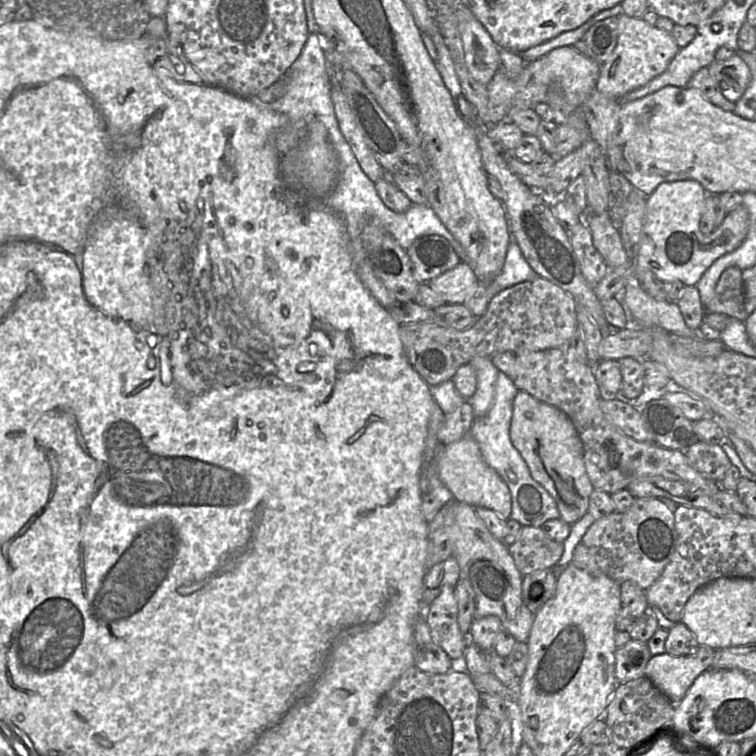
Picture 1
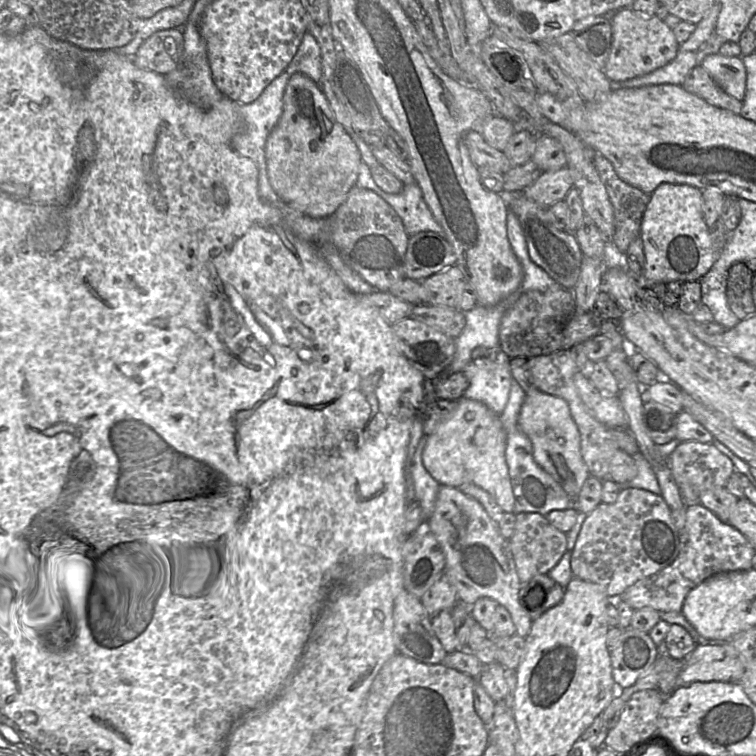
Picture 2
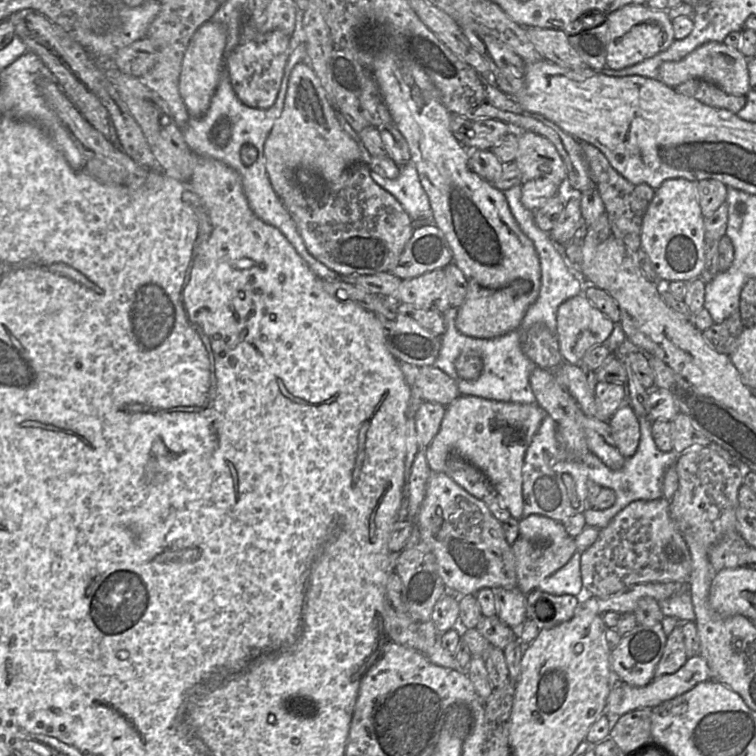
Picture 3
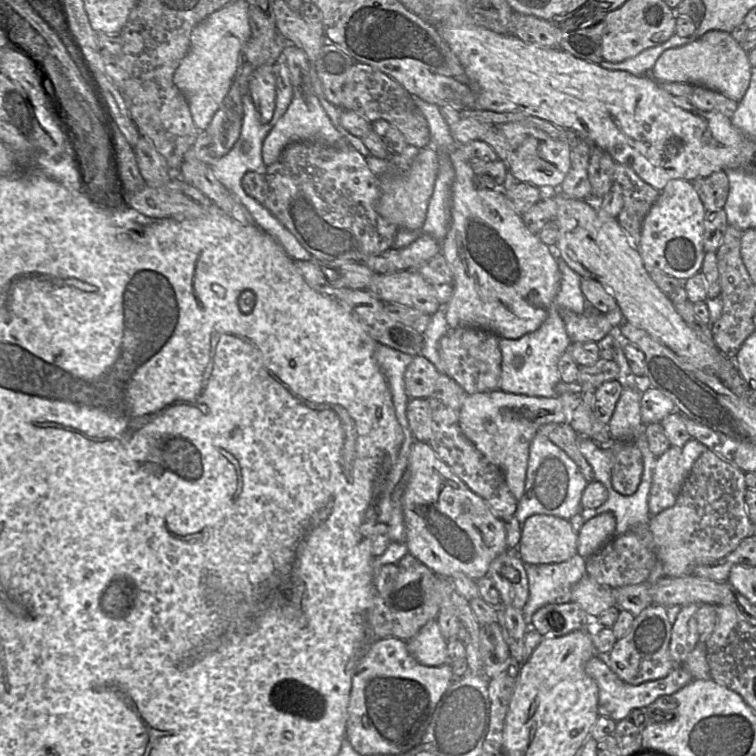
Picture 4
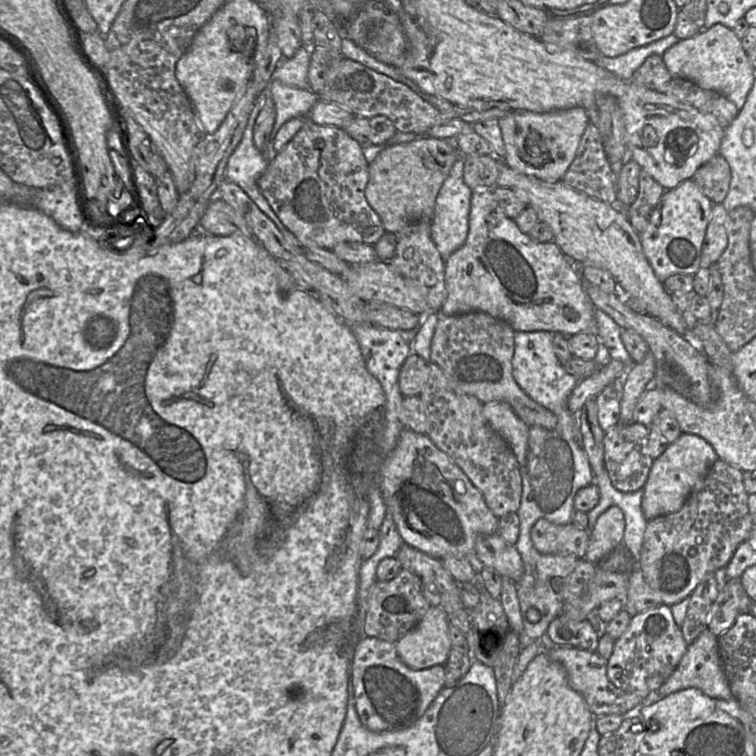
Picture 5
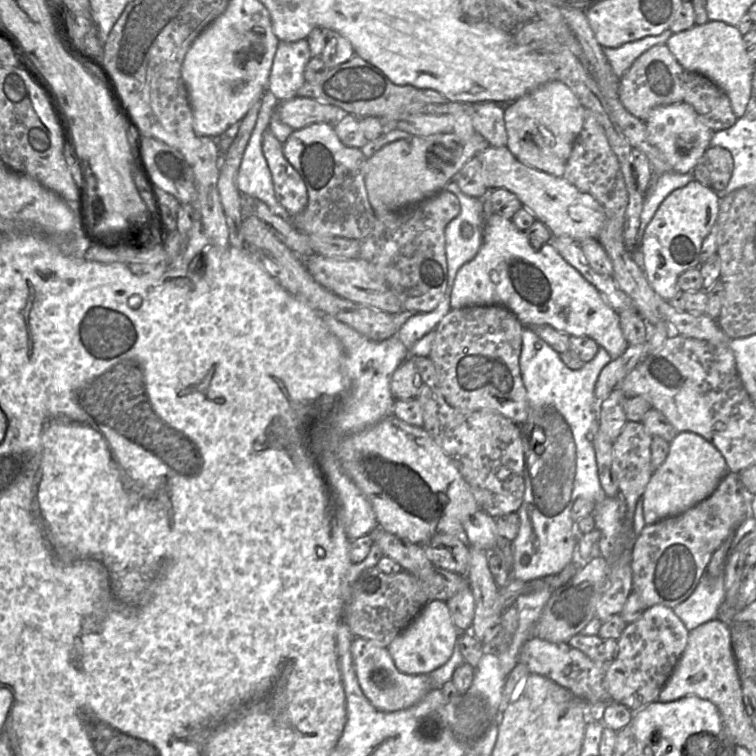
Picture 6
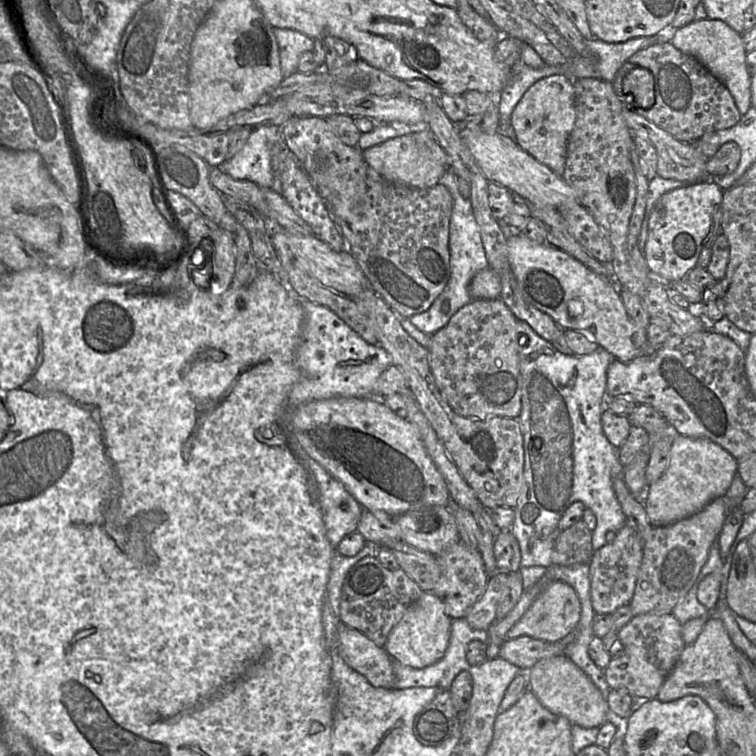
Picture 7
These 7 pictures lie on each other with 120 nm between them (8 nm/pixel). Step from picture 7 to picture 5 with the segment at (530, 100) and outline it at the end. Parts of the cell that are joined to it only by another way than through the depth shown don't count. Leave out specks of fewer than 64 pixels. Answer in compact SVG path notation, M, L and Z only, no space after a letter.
M582 107L546 113L511 111L498 122L505 145L502 161L519 173L550 183L561 181L576 155L581 136L589 122L588 113Z

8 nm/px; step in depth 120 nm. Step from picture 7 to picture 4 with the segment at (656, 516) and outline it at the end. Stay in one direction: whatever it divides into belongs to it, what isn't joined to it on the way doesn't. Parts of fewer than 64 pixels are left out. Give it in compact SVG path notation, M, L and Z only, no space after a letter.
M691 438L683 446L670 446L657 457L648 498L651 516L672 507L694 462L707 449Z

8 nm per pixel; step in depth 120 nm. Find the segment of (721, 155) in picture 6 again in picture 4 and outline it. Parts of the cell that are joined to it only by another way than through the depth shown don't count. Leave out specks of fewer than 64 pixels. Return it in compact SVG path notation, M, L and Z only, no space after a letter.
M726 171L714 172L706 177L691 181L706 211L717 211L724 207L729 194L729 181Z

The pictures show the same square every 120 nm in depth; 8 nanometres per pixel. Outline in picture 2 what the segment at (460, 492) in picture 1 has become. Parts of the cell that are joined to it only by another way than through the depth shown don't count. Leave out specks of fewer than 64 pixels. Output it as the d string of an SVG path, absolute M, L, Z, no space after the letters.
M463 398L458 401L453 416L428 437L422 456L423 464L440 485L459 489L464 484L474 484L487 491L504 512L514 514L516 499L505 457L506 441L507 435L500 416L493 413L485 404L479 401Z

